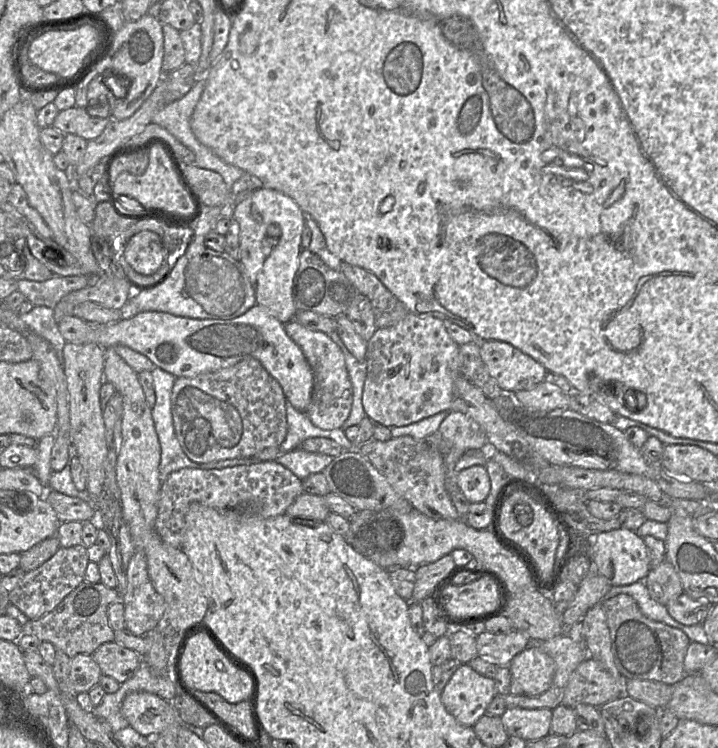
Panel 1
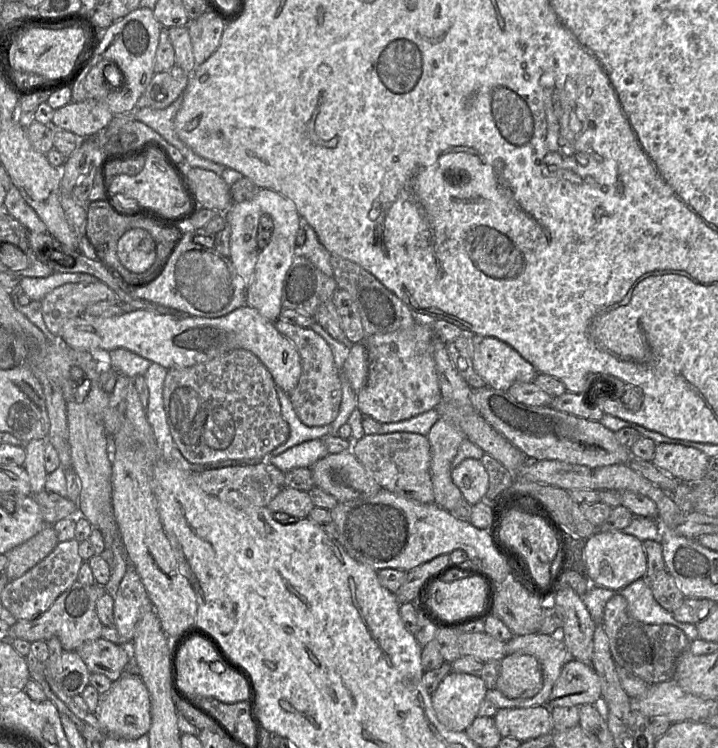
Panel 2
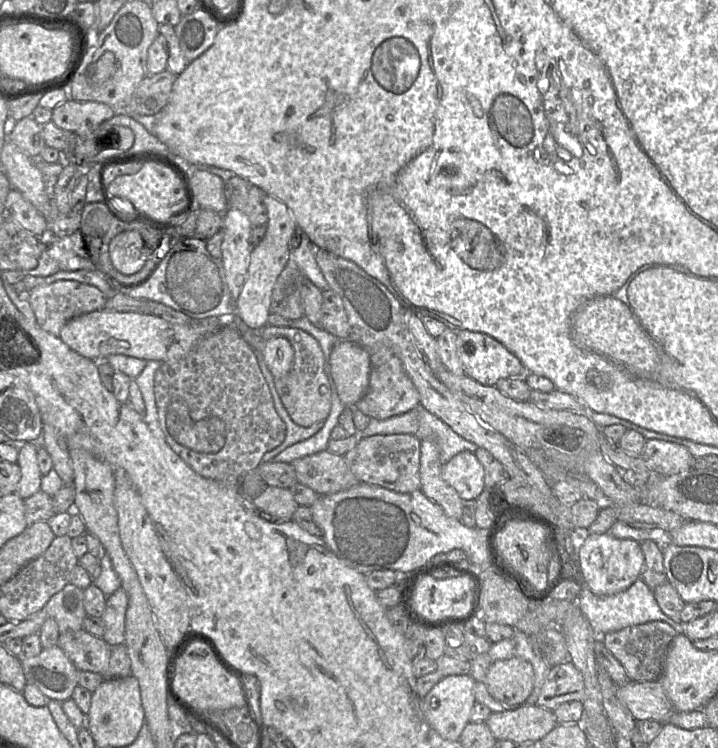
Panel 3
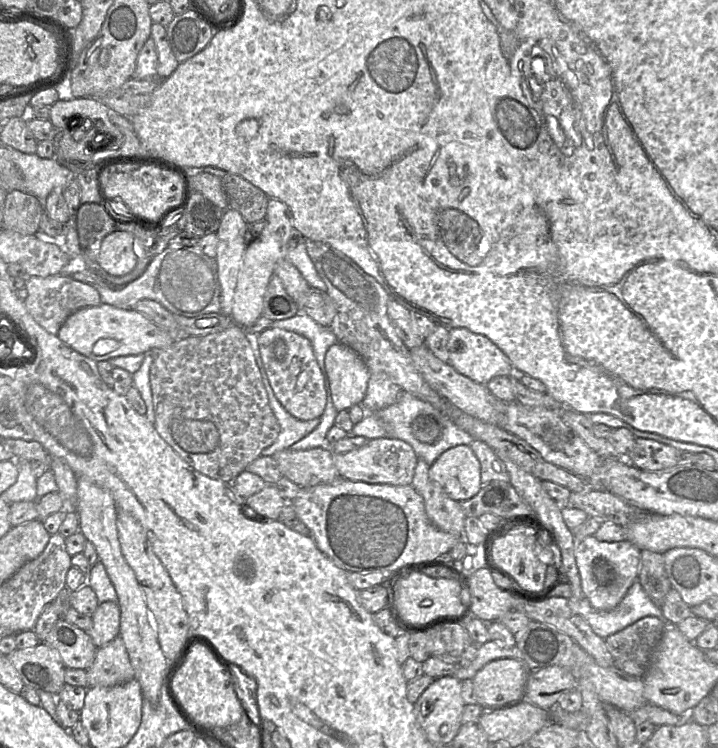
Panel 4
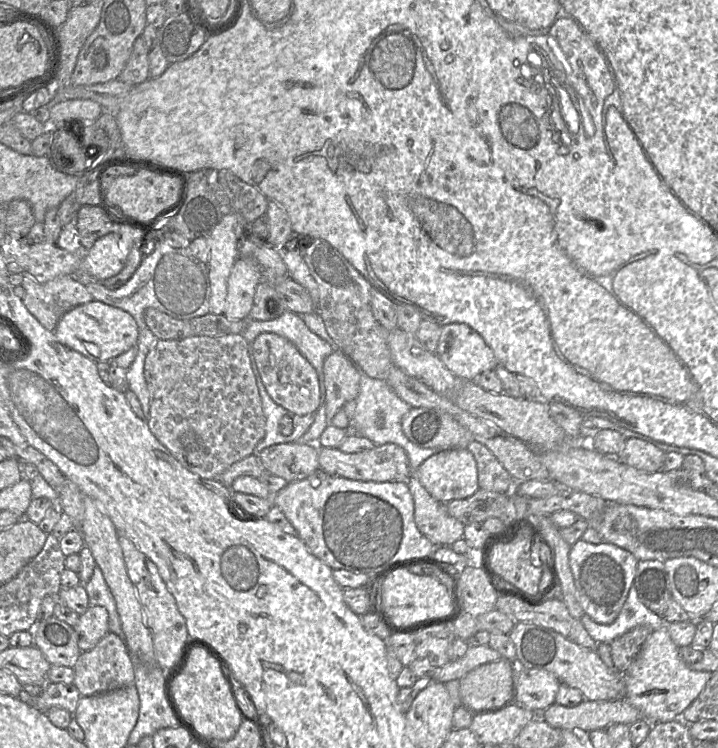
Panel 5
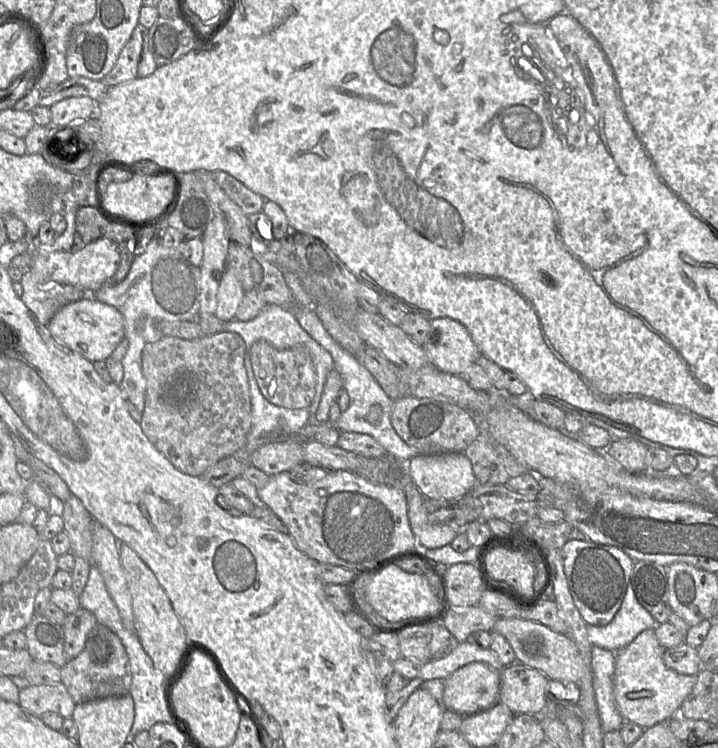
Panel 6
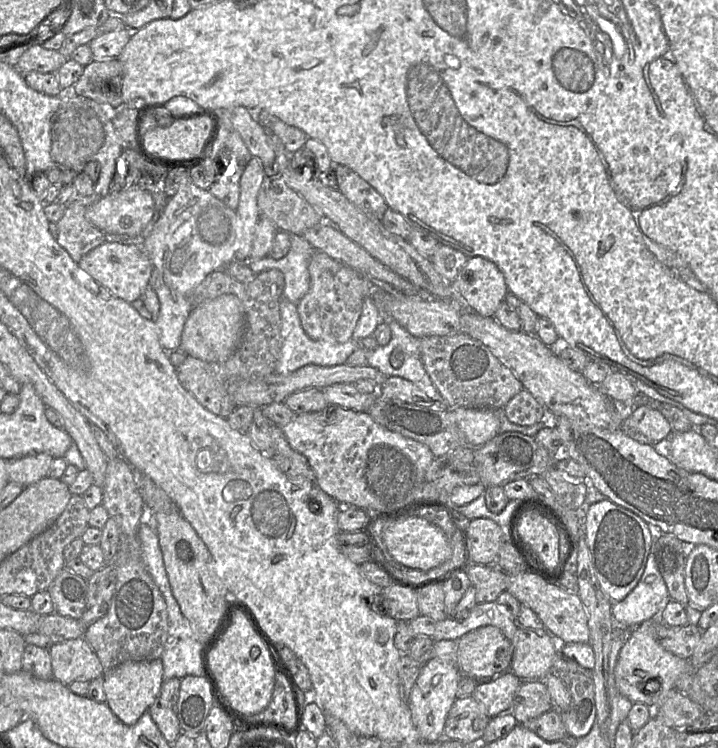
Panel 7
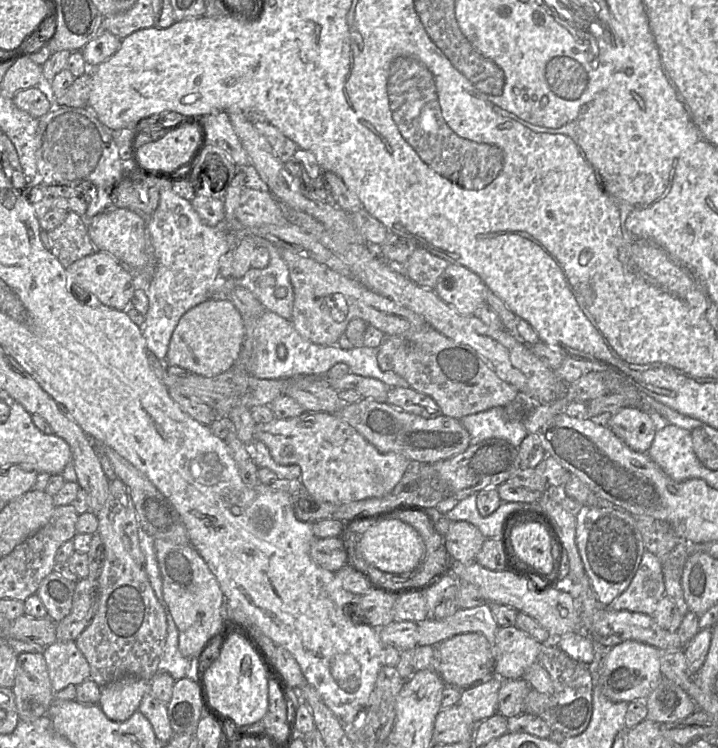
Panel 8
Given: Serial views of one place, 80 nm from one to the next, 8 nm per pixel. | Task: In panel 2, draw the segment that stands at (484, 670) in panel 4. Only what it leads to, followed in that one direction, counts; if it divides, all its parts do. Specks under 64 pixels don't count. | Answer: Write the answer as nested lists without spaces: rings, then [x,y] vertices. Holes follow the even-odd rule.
[[[515,653],[500,661],[496,689],[510,699],[528,699],[543,686],[539,662],[531,655]]]

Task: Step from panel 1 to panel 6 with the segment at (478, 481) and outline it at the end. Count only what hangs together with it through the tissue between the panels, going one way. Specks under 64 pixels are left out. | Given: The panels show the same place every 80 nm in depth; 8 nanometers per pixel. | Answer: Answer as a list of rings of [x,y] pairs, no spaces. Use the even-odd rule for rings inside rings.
[[[464,453],[414,457],[410,473],[421,494],[431,500],[459,499],[476,486],[471,462]]]

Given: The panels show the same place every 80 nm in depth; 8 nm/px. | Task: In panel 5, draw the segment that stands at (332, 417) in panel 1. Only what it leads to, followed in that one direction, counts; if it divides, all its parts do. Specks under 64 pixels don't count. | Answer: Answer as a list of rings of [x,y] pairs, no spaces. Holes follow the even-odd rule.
[[[262,333],[253,342],[253,353],[262,383],[275,403],[296,415],[317,411],[320,406],[317,372],[293,343],[274,333]]]

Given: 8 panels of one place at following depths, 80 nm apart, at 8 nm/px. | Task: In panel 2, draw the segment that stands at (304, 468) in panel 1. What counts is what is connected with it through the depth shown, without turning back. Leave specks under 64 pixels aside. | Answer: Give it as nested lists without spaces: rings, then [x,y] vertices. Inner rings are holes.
[[[320,438],[293,446],[282,454],[269,458],[269,462],[265,464],[272,464],[285,473],[294,468],[310,468],[318,460],[326,457],[328,454],[329,452],[324,444],[324,438]]]

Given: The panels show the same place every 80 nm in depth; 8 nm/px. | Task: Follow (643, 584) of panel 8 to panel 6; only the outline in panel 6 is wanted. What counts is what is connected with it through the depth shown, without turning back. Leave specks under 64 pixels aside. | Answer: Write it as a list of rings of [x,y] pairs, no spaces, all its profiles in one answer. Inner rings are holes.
[[[627,586],[620,609],[605,626],[586,625],[589,642],[613,652],[619,652],[637,635],[654,629],[658,623],[639,603],[632,586]]]

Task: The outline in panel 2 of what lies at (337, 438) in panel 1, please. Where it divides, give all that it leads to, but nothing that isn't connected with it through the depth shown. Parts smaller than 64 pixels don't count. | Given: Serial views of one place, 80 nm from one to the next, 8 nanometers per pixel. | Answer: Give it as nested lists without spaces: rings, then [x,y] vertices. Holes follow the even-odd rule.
[[[276,385],[276,392],[281,406],[282,416],[289,425],[289,437],[285,443],[265,455],[266,459],[276,457],[293,446],[320,439],[330,434],[332,430],[331,424],[317,427],[308,427],[303,424],[293,409],[288,393],[285,393],[278,385]]]

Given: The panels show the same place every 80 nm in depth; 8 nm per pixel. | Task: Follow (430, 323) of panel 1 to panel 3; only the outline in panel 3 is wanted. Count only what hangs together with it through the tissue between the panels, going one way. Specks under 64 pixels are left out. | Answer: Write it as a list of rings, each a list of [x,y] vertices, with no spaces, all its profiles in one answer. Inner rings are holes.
[[[386,347],[373,348],[370,355],[369,386],[365,396],[355,405],[371,419],[384,420],[407,413],[420,405],[417,389],[406,374],[401,360]]]

